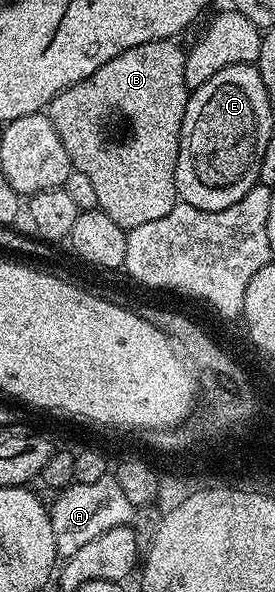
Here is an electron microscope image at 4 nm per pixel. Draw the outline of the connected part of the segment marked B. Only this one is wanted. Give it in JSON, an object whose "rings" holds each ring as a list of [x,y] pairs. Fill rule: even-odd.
{"rings":[[[158,39],[145,45],[137,45],[101,65],[85,81],[65,89],[51,101],[79,101],[81,99],[81,145],[85,147],[85,157],[95,159],[89,165],[90,183],[97,192],[98,210],[104,211],[117,225],[125,229],[137,225],[149,225],[157,217],[165,217],[177,202],[175,194],[175,170],[179,152],[179,134],[185,117],[189,92],[185,85],[185,51],[178,47],[175,39]]]}

